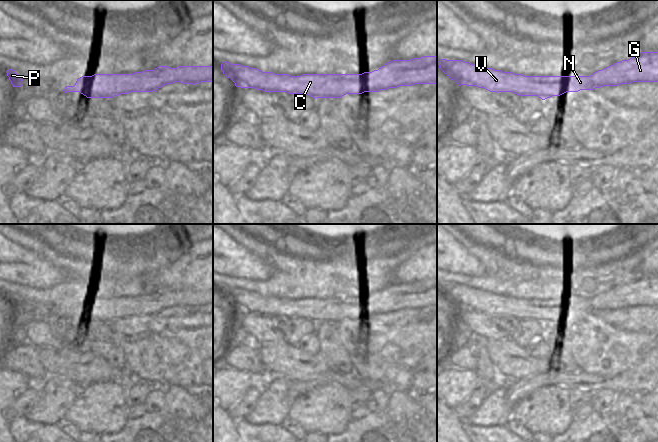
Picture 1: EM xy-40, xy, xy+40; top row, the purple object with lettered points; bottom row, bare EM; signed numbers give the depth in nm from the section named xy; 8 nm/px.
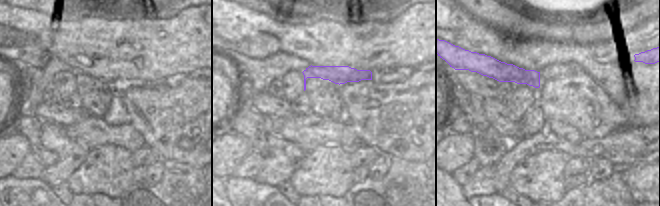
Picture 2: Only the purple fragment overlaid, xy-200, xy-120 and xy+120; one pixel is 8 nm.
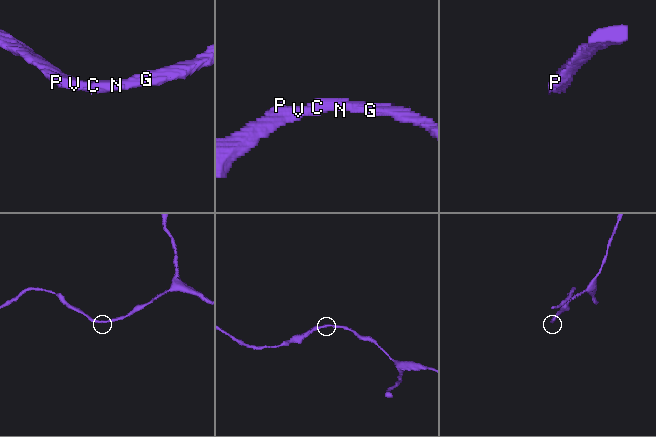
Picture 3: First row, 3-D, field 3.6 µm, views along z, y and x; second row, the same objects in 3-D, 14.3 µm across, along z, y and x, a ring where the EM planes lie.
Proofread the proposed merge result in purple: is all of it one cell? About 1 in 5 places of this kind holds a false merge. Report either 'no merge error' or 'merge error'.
no merge error

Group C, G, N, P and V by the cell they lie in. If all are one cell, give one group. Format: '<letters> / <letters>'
C G N P V

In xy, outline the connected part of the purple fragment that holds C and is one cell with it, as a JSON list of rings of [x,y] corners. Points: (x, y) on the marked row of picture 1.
[[[422,56],[410,60],[392,60],[372,72],[362,74],[302,74],[290,76],[288,74],[274,74],[262,72],[256,68],[230,64],[221,64],[223,74],[230,78],[236,87],[254,88],[264,92],[286,92],[288,94],[306,94],[312,98],[340,98],[346,94],[362,94],[364,92],[380,92],[398,86],[412,86],[414,84],[437,84],[437,56]]]

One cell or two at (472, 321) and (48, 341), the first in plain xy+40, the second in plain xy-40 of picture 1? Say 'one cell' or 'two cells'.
one cell

